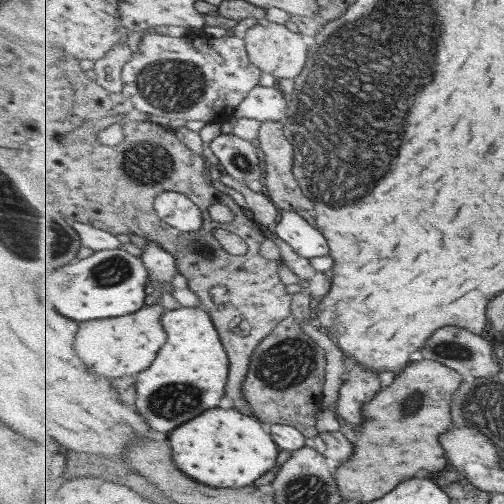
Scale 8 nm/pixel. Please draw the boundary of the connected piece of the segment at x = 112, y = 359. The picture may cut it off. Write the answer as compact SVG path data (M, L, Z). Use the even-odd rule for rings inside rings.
M160 304L146 305L139 314L129 314L127 318L103 318L99 322L82 322L79 342L75 344L79 357L85 364L101 376L119 378L127 374L143 372L157 358L157 352L167 344L167 332L163 330L161 318L166 309Z

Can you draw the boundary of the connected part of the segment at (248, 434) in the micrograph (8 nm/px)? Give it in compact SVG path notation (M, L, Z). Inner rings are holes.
M223 408L207 410L199 418L193 418L191 422L179 426L177 434L171 434L175 462L185 474L193 476L195 480L199 480L203 484L211 484L211 486L219 486L219 488L224 489L249 486L249 484L257 482L263 474L271 472L277 466L277 458L279 458L280 446L274 441L269 430L265 432L263 426L267 425L261 424L257 417L245 416L237 410L223 410Z

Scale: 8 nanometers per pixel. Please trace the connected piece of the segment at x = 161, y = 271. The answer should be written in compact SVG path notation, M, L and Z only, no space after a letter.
M147 241L142 249L141 257L146 263L147 271L151 278L158 284L161 282L173 282L173 278L179 274L176 258L161 246L159 242Z

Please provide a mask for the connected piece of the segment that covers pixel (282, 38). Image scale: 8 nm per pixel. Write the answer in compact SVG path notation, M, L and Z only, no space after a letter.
M258 19L256 25L249 27L244 39L251 62L277 79L297 78L310 58L310 40L301 33L289 30L283 24L269 22L266 19Z

